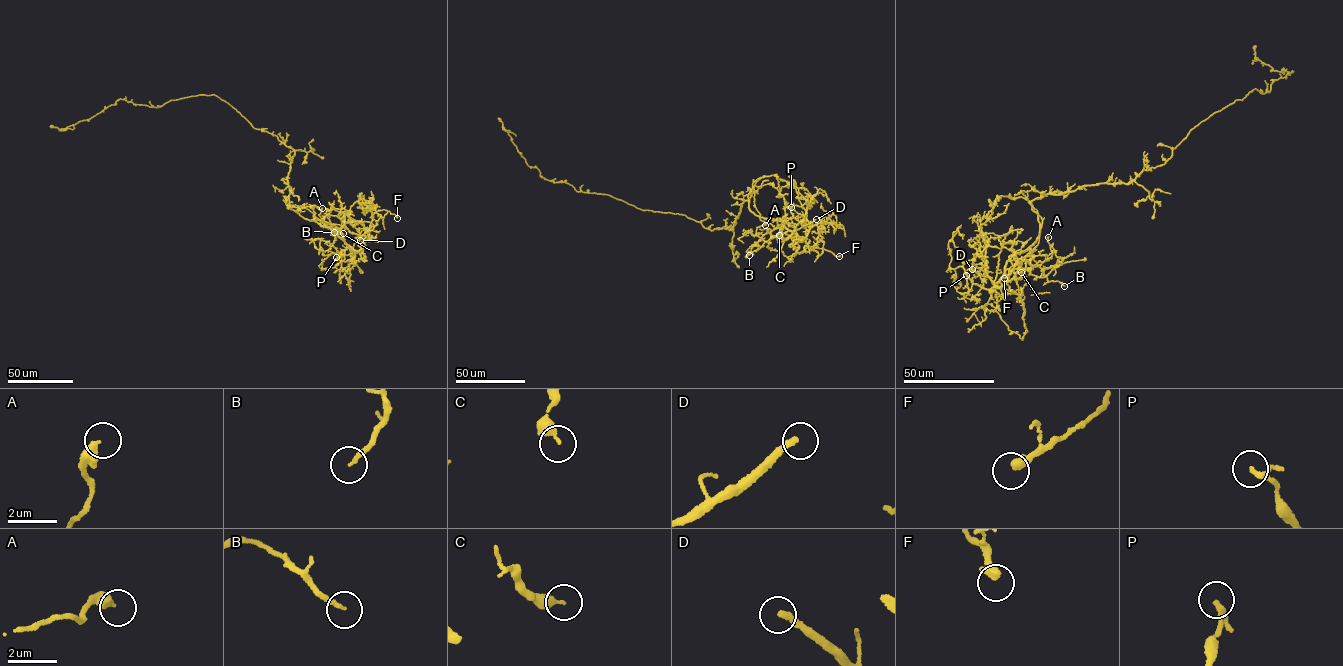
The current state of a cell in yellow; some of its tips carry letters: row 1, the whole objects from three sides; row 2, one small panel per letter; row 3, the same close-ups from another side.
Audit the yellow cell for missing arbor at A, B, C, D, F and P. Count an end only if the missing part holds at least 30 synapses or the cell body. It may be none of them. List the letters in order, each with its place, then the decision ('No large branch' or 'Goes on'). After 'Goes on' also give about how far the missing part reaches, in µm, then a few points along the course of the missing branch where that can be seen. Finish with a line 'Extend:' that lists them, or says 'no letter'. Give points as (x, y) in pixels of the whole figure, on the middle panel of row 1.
A: Place: (765, 225). No large branch
B: Place: (749, 255). No large branch
C: Place: (779, 235). No large branch
D: Place: (816, 219). Goes on. Missing length about 50 µm. Course of what is missing: (816, 219), (828, 212), (854, 208), (867, 213)
F: Place: (839, 256). No large branch
P: Place: (791, 207). No large branch
Extend: D

